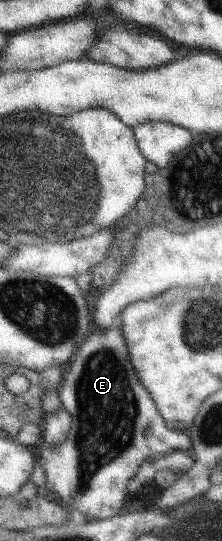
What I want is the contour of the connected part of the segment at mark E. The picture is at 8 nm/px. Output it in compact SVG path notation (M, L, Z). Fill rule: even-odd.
M114 325L109 330L92 330L83 347L64 371L63 382L59 386L59 398L63 408L69 412L72 424L63 444L47 446L40 444L36 452L39 463L45 470L45 487L59 498L61 506L67 506L74 521L103 520L115 517L127 500L127 485L138 473L145 460L155 456L167 456L174 451L192 451L187 432L178 433L167 428L163 416L157 410L151 394L139 381L139 376L131 364L123 328Z

